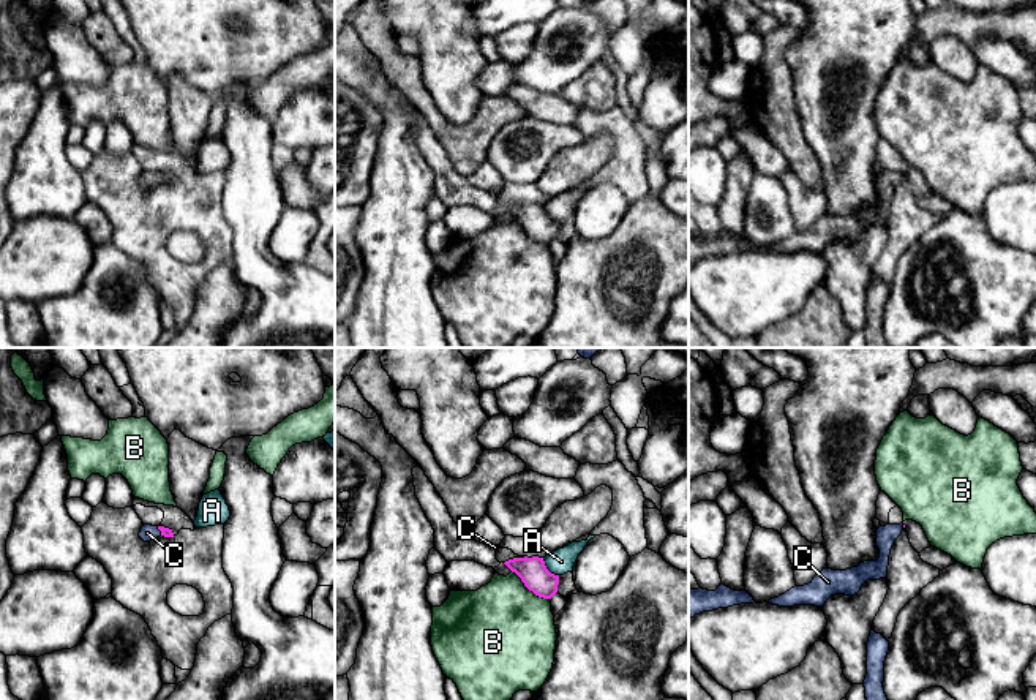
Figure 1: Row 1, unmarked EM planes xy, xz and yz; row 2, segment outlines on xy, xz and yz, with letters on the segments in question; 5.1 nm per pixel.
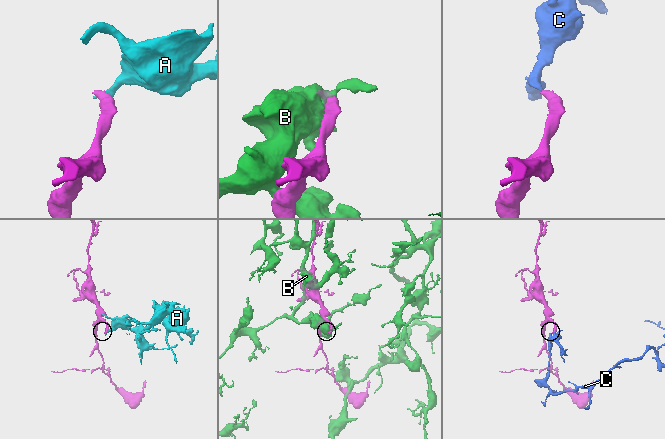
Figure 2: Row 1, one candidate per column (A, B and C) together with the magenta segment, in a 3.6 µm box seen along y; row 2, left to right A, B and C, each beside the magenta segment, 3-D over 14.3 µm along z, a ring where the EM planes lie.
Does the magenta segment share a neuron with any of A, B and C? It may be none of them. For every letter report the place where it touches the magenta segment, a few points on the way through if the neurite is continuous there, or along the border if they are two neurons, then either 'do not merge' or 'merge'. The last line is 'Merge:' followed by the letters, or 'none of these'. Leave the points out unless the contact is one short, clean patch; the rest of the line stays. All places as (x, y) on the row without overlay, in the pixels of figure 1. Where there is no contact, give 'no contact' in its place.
A: contact xz (547, 215); border xz (542, 204), (544, 210), (558, 222); do not merge
B: contact xz (529, 236); do not merge
C: contact xy (160, 176); way xy (165, 177), (160, 176), (147, 179); merge
Merge: C

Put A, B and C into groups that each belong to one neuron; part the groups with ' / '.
A / B / C

